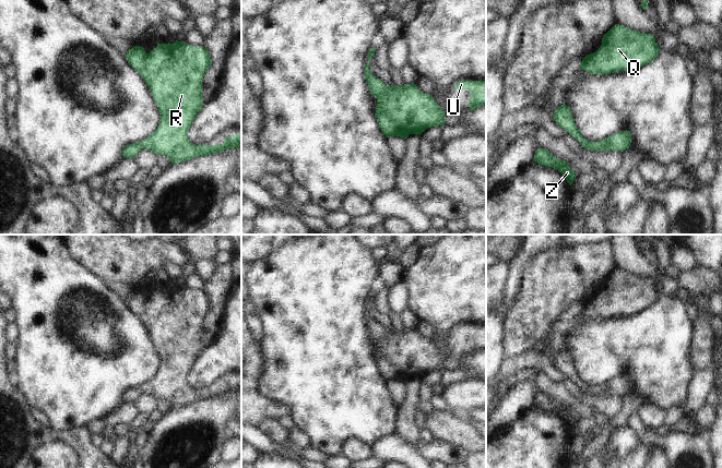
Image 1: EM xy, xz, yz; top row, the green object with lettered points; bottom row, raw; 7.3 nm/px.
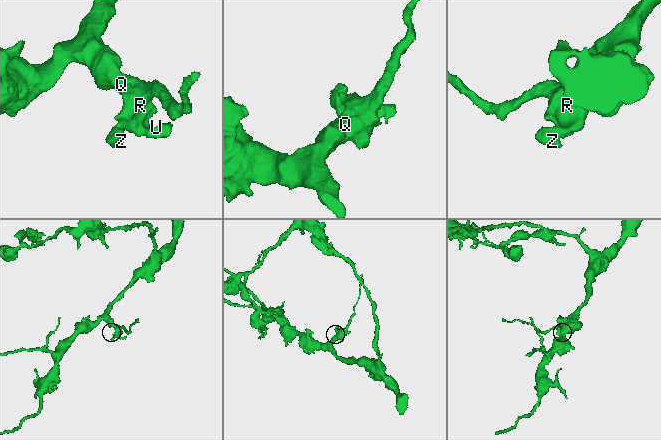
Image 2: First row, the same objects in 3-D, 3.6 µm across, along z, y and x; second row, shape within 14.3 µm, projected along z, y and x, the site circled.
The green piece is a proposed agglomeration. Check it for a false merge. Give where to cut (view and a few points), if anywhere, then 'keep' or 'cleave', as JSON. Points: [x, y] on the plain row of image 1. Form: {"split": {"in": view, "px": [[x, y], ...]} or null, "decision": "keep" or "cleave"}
{"split": null, "decision": "keep"}

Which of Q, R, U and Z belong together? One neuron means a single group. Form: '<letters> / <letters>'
Q R U Z

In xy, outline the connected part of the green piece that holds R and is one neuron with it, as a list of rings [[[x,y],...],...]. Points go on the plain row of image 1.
[[[178,285],[156,288],[157,291],[149,298],[143,291],[133,290],[125,299],[128,308],[149,331],[161,358],[161,365],[147,382],[127,389],[121,395],[122,400],[134,403],[142,393],[146,393],[178,408],[238,393],[241,389],[241,377],[226,381],[220,389],[196,389],[187,381],[203,350],[202,323],[211,310],[209,296],[203,290],[194,291]]]

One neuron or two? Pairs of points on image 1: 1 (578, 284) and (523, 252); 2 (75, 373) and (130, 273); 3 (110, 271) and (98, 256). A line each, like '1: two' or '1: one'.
1: two
2: two
3: one

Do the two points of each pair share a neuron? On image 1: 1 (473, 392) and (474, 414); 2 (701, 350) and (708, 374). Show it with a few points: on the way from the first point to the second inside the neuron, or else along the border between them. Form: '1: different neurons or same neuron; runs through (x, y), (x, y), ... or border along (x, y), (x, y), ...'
1: different neurons; border along (474, 407), (457, 415)
2: different neurons; border along (710, 367), (695, 373)

